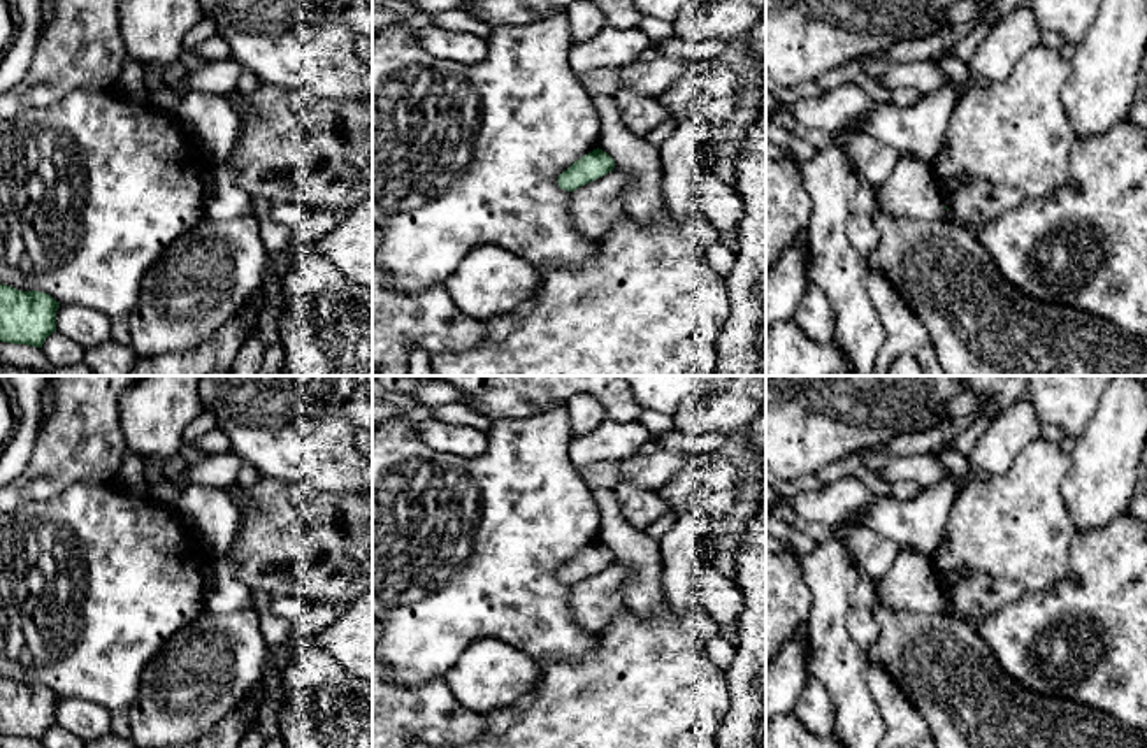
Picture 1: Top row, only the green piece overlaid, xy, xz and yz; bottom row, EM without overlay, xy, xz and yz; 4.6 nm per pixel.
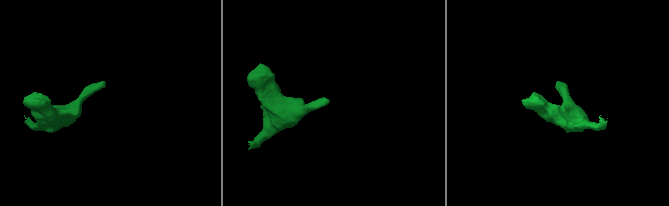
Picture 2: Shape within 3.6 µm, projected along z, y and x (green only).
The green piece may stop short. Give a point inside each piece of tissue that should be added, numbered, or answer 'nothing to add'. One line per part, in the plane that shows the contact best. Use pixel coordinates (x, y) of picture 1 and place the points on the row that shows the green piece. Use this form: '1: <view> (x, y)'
nothing to add

